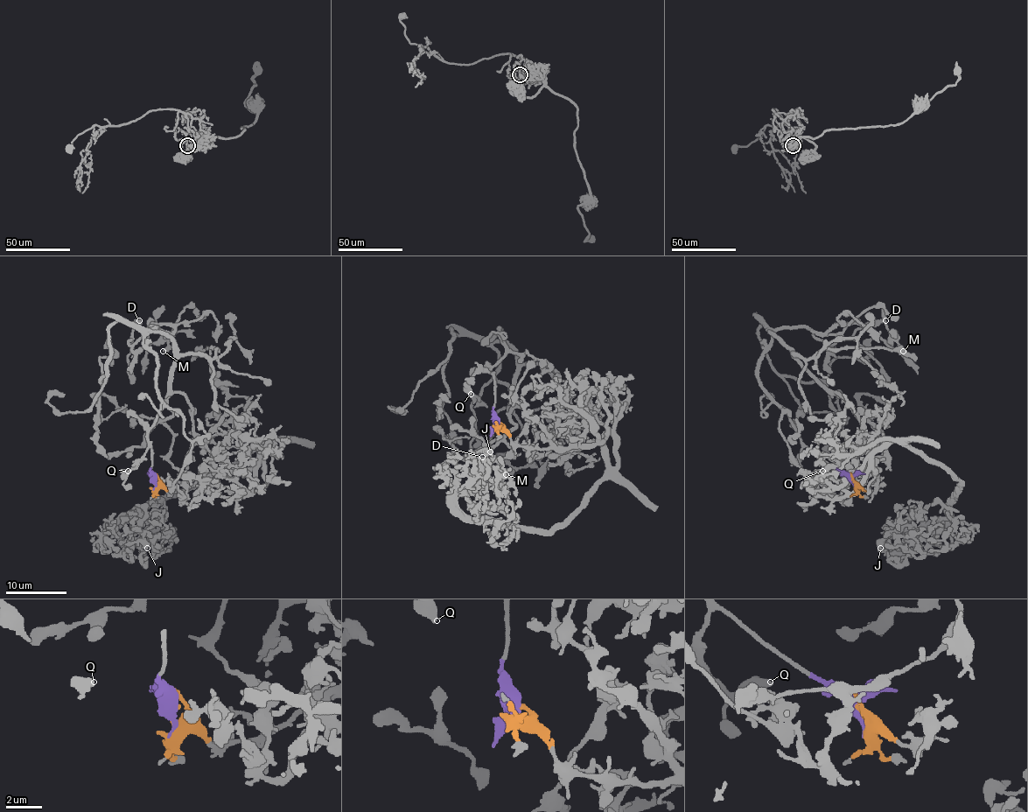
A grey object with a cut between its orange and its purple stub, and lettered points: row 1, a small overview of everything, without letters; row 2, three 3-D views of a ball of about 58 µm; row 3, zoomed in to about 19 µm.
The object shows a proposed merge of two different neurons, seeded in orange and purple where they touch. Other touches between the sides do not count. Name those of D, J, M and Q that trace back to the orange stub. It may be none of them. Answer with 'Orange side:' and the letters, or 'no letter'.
Orange side: J

